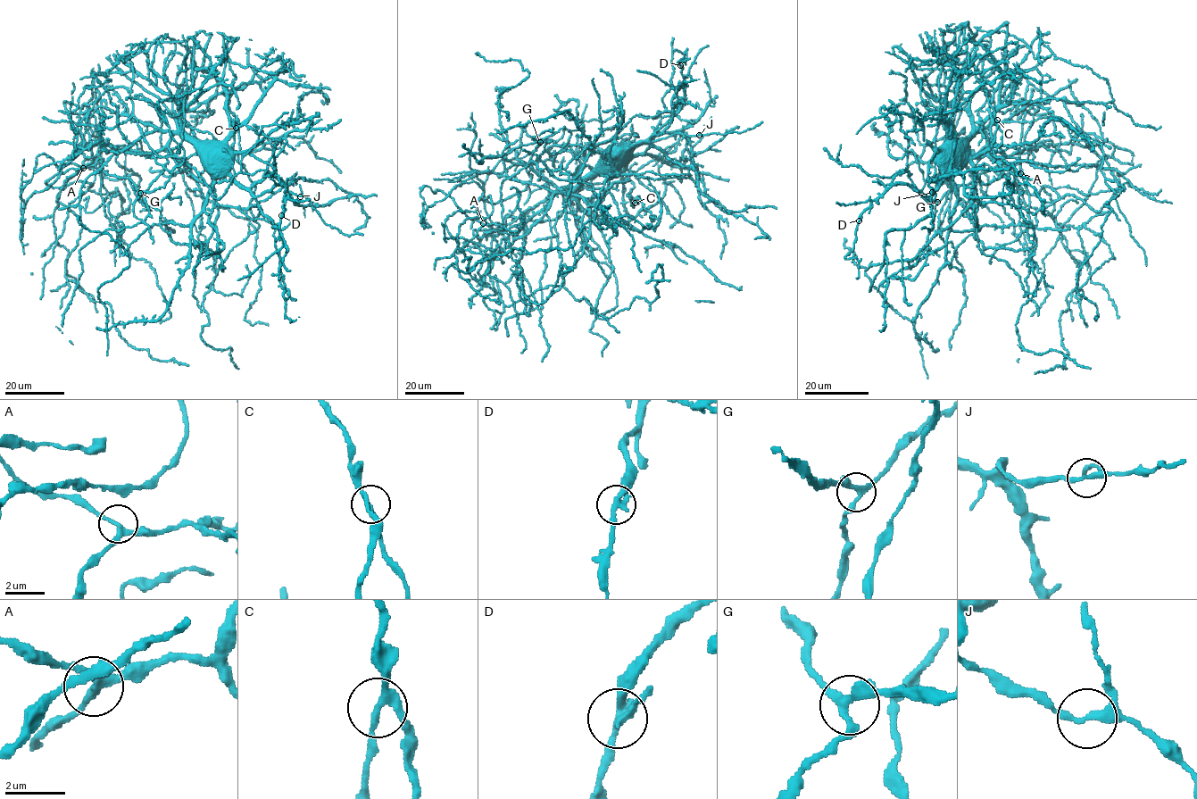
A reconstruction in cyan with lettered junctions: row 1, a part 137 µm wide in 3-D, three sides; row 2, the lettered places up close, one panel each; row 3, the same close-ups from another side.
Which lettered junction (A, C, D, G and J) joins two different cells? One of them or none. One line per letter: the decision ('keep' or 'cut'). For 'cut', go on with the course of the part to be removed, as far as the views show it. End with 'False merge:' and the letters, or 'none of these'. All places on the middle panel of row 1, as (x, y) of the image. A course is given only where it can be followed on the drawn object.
A: keep
C: keep
D: keep
G: keep
J: keep
False merge: none of these

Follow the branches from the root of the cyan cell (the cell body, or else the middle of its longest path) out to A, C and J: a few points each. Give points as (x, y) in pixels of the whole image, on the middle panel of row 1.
A: (608, 153), (556, 219), (534, 222), (517, 218), (496, 228), (492, 237), (502, 228), (483, 223)
C: (608, 153), (611, 178), (649, 180), (660, 218), (652, 221), (638, 196), (635, 203)
J: (608, 153), (628, 143), (638, 146), (676, 134), (699, 135)

